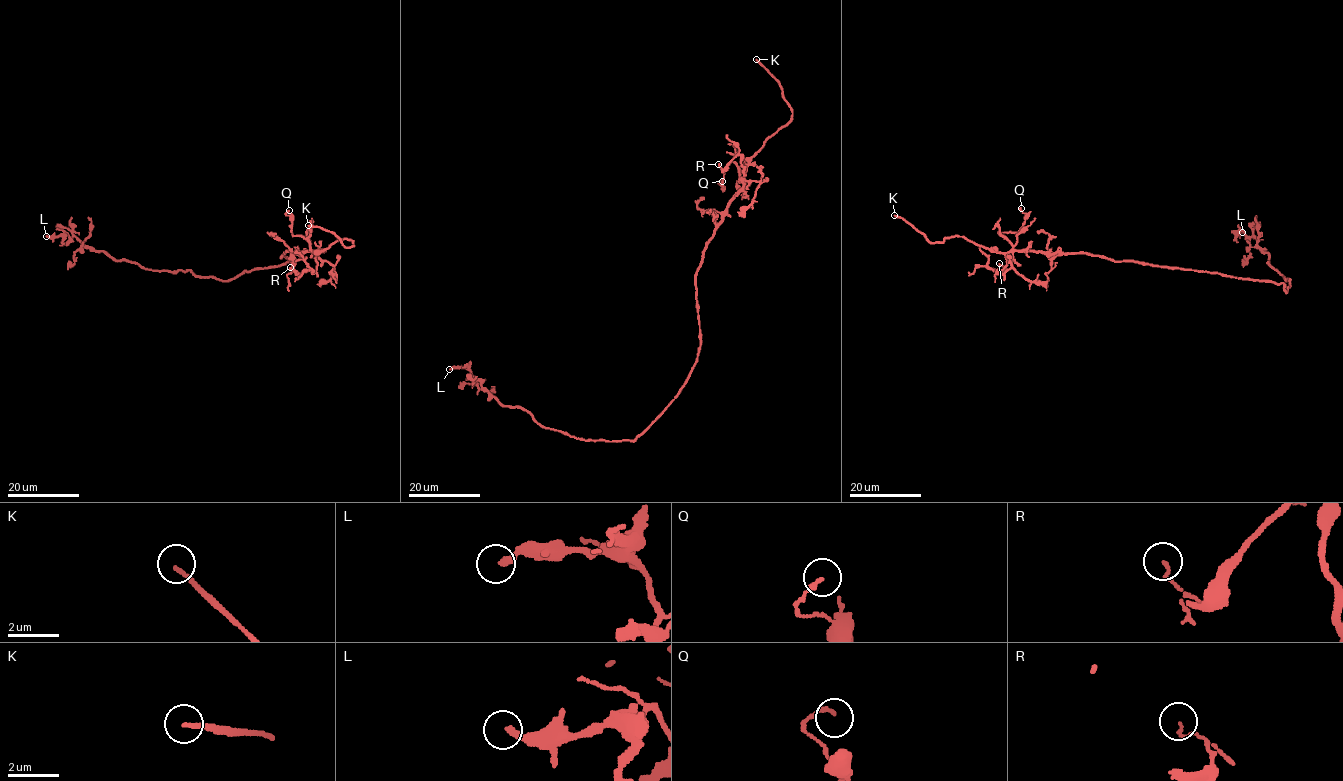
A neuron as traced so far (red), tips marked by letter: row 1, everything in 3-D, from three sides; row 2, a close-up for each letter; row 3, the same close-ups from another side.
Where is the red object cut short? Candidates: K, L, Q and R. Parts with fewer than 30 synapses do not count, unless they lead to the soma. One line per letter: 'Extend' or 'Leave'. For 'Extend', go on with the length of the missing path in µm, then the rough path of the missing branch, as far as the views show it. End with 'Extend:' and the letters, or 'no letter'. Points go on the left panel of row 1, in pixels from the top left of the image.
K: Extend. Missing length about 45 µm. Course of what is missing: (308, 225), (266, 205), (215, 155), (213, 139)
L: Leave
Q: Leave
R: Leave
Extend: K

